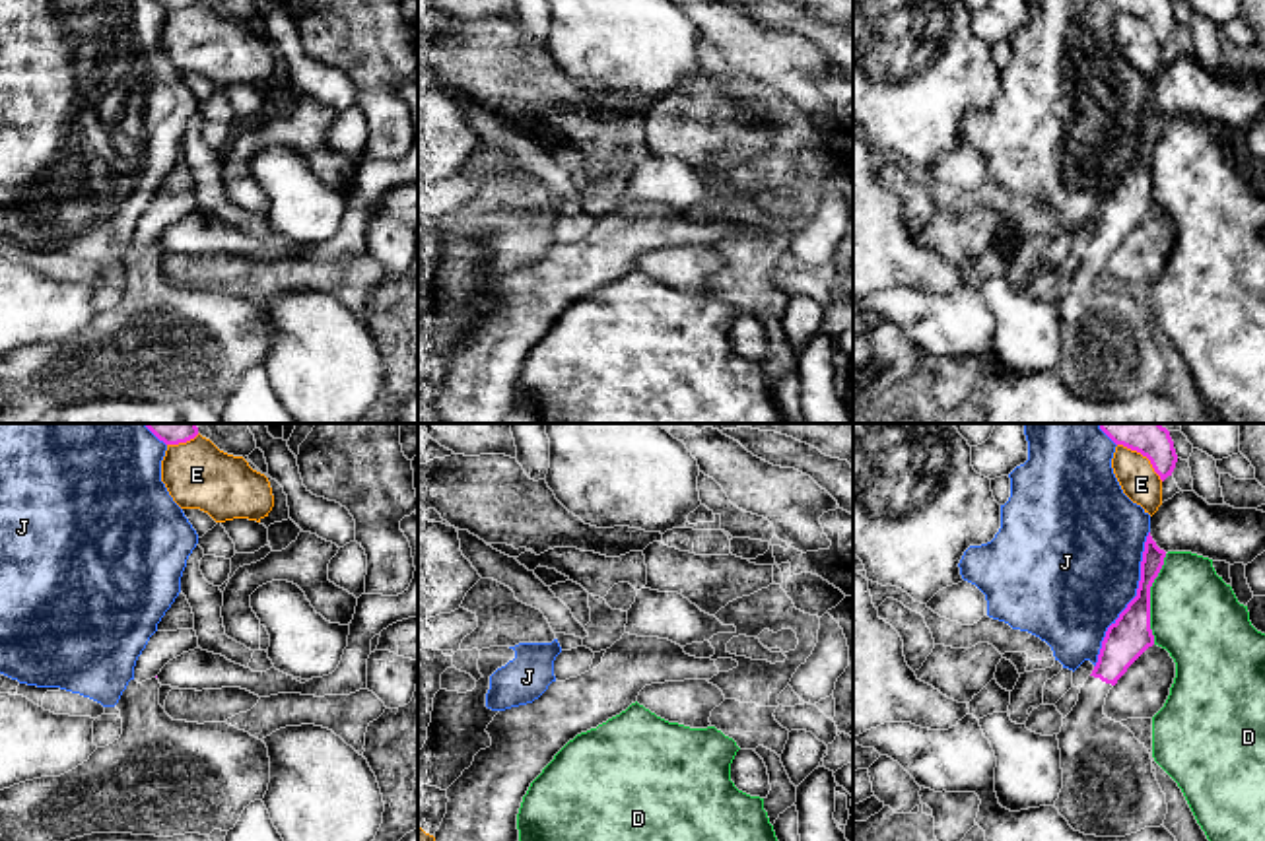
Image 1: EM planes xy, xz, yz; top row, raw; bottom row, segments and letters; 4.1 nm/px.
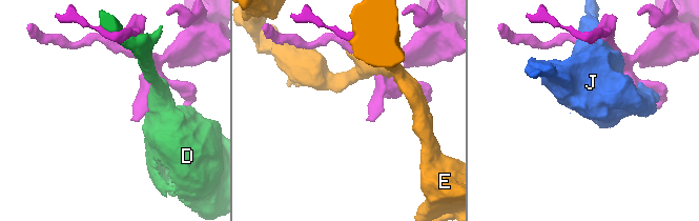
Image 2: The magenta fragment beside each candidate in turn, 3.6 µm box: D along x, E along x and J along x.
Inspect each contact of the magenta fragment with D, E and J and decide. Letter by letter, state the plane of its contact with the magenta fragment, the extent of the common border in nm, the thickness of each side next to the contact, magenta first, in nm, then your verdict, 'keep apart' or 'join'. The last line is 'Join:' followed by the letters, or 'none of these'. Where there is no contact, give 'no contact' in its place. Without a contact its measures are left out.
D: yz | 380 nm | 170/380 nm | keep apart
E: yz | 240 nm | 200/160 nm | keep apart
J: yz | 600 nm | 170/480 nm | keep apart
Join: none of these

